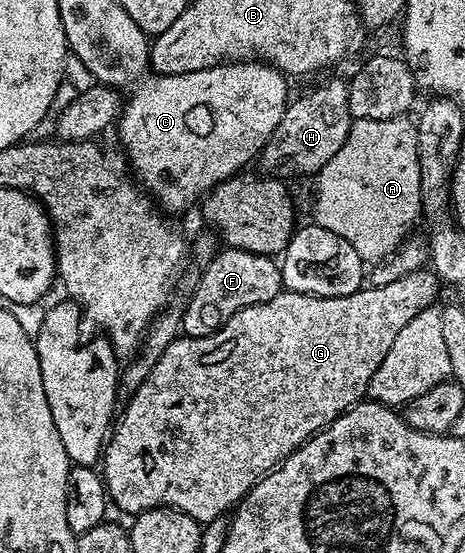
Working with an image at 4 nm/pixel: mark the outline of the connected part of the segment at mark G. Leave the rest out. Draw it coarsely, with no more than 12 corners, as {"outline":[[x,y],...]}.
{"outline":[[443,283],[282,289],[167,344],[105,443],[128,516],[228,515]]}

